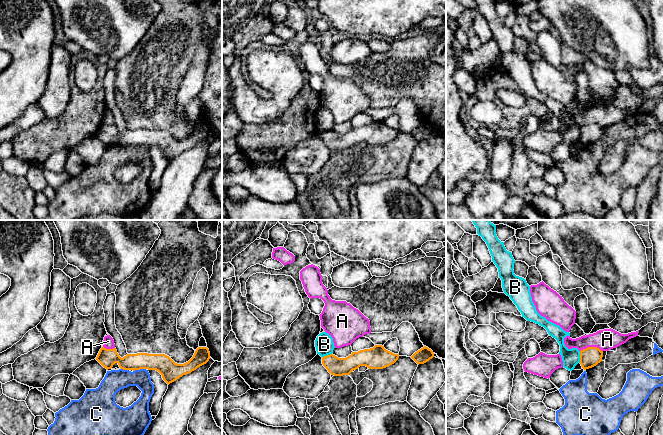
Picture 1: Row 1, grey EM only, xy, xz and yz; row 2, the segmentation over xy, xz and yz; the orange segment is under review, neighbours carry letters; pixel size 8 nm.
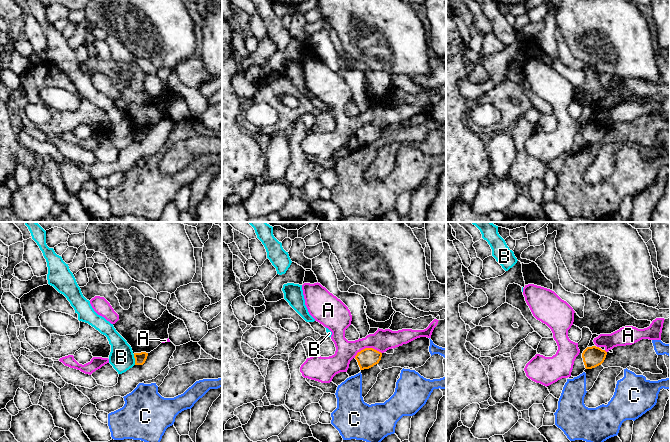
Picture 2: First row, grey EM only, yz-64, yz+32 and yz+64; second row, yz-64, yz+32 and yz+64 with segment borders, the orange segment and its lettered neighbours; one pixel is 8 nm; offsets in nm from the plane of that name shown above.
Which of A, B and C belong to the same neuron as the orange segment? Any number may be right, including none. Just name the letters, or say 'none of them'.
none of them

